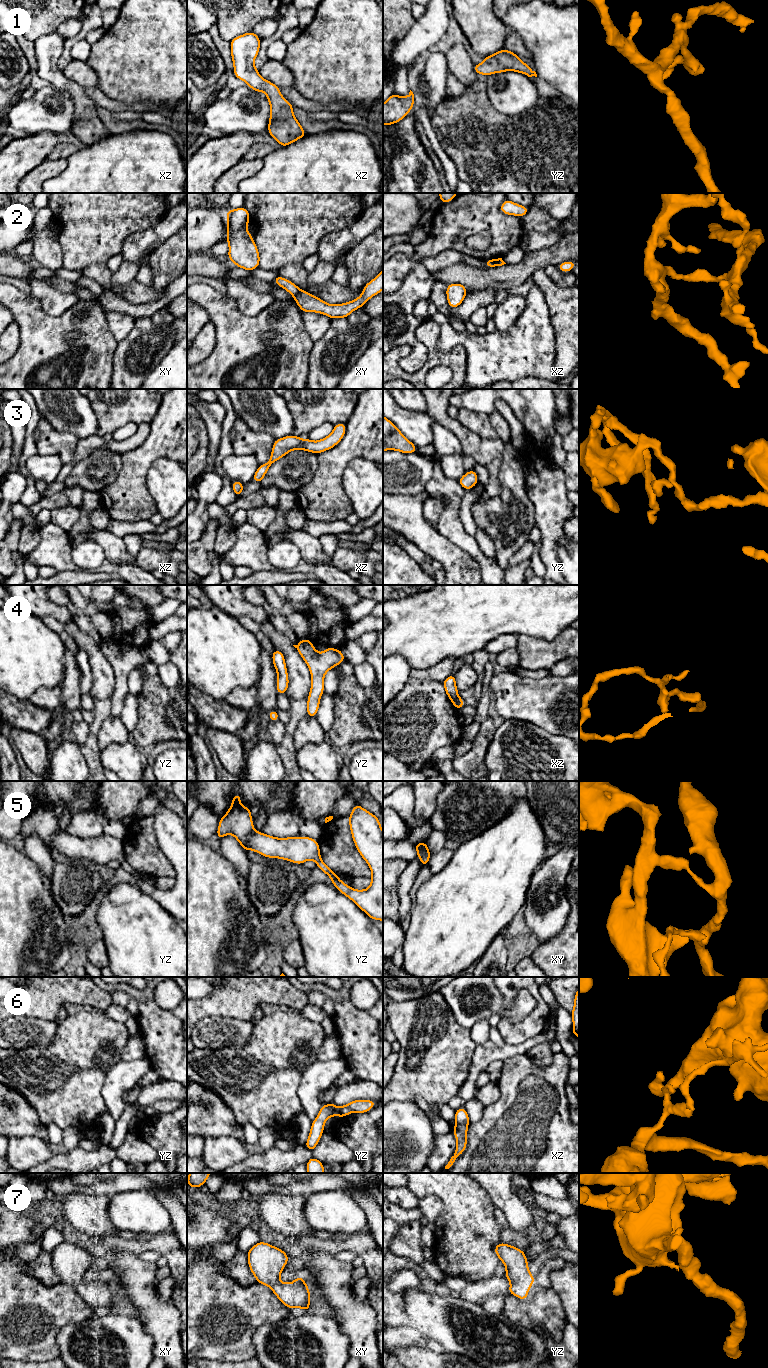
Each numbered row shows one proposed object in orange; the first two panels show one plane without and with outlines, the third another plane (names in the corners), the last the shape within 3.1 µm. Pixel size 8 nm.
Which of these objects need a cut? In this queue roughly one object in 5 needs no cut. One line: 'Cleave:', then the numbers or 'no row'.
Cleave: 2, 4, 5, 6

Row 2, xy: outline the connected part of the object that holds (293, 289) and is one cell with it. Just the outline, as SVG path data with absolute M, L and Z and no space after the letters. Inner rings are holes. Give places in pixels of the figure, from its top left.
M277 275L275 277L275 279L273 280L273 283L279 285L281 288L285 289L287 292L289 292L293 297L299 293L300 289L299 287L292 283L291 281L280 277L279 275Z

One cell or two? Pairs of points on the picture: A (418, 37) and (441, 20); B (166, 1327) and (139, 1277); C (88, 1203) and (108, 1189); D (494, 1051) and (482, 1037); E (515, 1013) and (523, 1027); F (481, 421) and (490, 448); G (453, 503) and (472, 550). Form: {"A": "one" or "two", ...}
{"A": "one", "B": "one", "C": "two", "D": "two", "E": "two", "F": "two", "G": "one"}

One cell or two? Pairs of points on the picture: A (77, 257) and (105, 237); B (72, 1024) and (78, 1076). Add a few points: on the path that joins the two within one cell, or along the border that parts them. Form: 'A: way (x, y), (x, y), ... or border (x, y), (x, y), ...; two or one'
A: way (84, 250), (98, 238); one
B: way (76, 1037), (76, 1063); one

